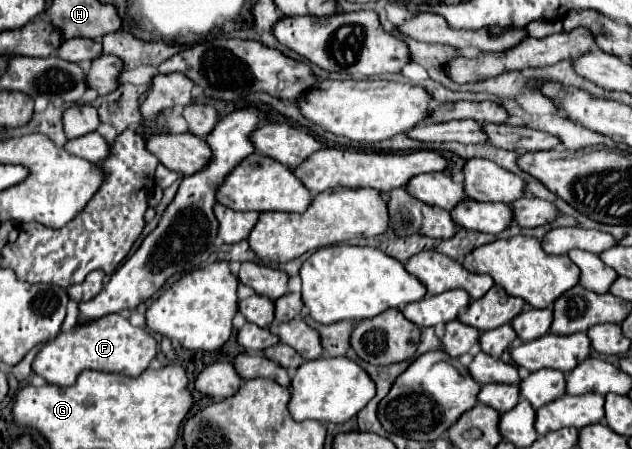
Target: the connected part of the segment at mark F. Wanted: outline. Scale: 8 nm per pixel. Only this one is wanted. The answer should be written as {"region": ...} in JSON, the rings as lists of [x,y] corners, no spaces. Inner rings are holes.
{"region":[[[114,313],[104,315],[94,321],[74,325],[70,331],[60,331],[56,339],[48,341],[32,361],[32,371],[44,377],[48,383],[72,385],[76,375],[84,369],[124,373],[128,377],[138,377],[148,363],[158,353],[158,343],[150,331],[134,327],[126,317]]]}

